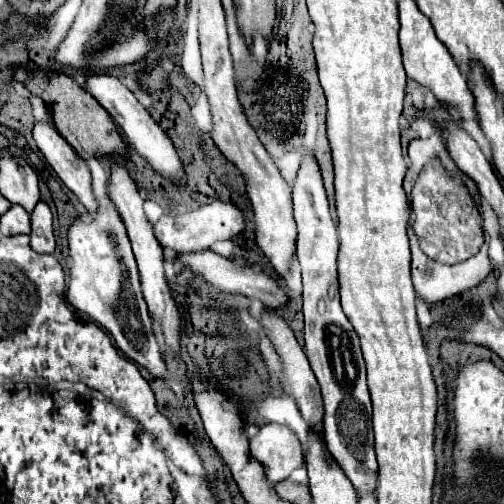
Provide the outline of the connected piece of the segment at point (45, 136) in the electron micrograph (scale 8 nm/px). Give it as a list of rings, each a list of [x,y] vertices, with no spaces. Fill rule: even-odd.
[[[36,122],[34,140],[36,140],[40,152],[44,154],[44,158],[48,160],[48,164],[60,176],[60,180],[76,194],[76,198],[82,202],[82,206],[90,214],[96,214],[98,202],[92,192],[92,174],[90,174],[88,164],[58,134],[58,130],[54,126]]]

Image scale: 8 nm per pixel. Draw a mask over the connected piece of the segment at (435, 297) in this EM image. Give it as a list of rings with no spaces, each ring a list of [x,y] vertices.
[[[486,236],[486,242],[484,246],[480,248],[478,256],[472,256],[460,264],[440,264],[432,258],[428,258],[420,246],[418,246],[418,240],[410,240],[410,246],[412,246],[412,280],[414,280],[414,288],[416,288],[416,294],[426,302],[426,304],[436,304],[436,302],[442,302],[454,294],[460,294],[468,288],[474,288],[476,284],[480,284],[486,274],[490,272],[490,260],[488,260],[488,240],[490,236]]]

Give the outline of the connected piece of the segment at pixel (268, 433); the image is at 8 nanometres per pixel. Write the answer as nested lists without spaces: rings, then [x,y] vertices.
[[[264,424],[250,440],[250,452],[264,466],[270,484],[286,480],[292,470],[304,464],[300,442],[284,424]]]

